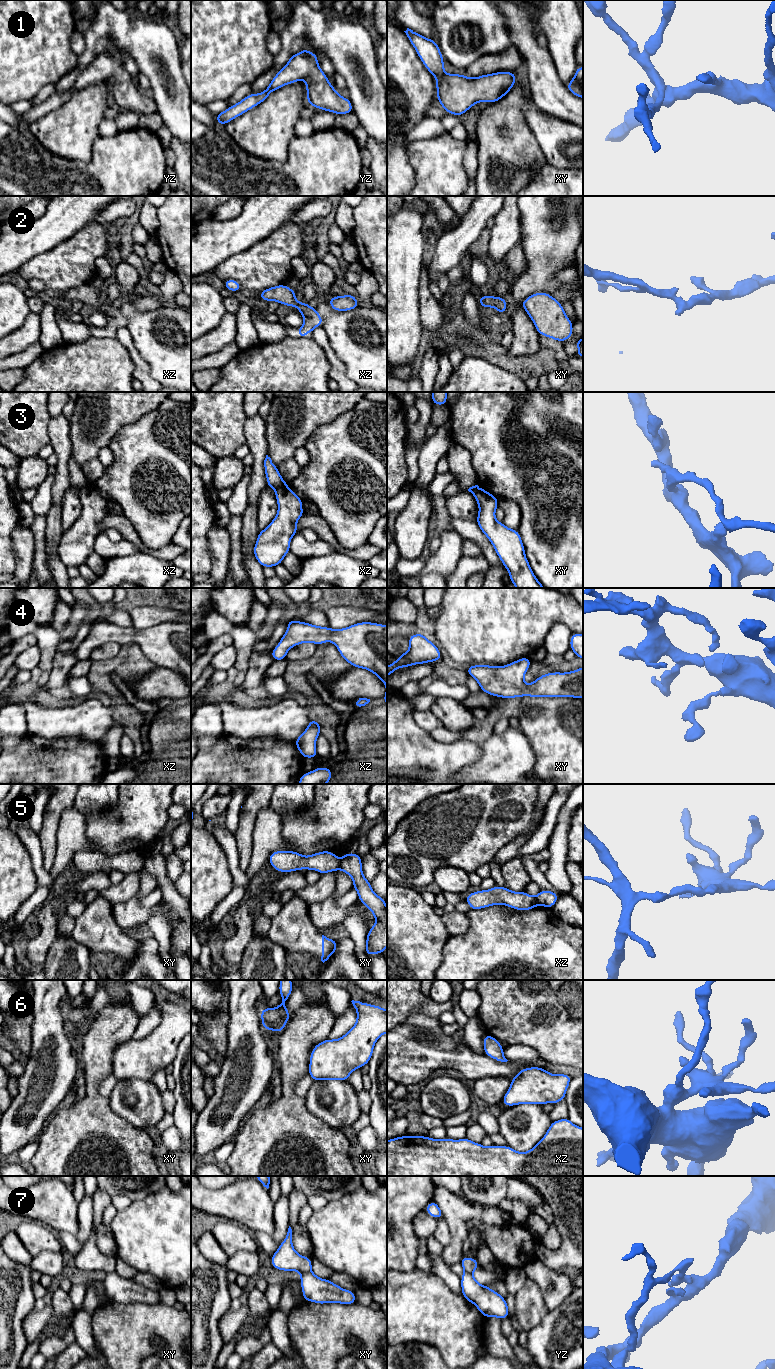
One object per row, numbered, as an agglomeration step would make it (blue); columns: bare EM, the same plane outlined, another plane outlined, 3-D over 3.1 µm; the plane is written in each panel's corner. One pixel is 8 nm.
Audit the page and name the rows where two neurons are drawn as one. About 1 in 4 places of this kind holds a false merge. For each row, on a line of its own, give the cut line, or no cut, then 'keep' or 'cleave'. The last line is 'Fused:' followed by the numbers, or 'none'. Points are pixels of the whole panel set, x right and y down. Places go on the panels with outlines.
1: cut none; keep
2: cut none; keep
3: cut xz (285, 483), (275, 490); cleave
4: cut none; keep
5: cut xy (340, 860), (338, 868); cleave
6: cut none; keep
7: cut xy (310, 1270), (301, 1274); cleave
Fused: 3, 5, 7

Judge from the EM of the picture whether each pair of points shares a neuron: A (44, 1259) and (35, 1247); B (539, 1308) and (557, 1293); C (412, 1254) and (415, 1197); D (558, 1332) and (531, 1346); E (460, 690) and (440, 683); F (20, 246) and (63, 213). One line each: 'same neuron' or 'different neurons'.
A: different neurons
B: different neurons
C: same neuron
D: same neuron
E: same neuron
F: same neuron

